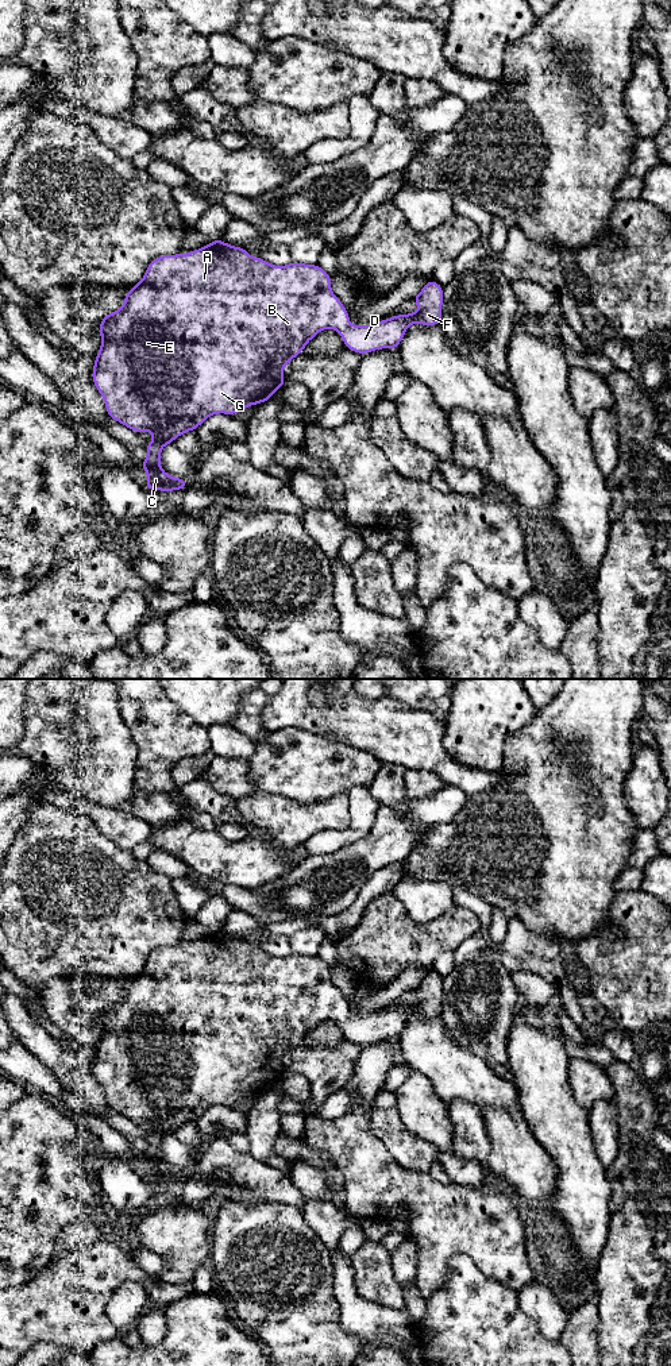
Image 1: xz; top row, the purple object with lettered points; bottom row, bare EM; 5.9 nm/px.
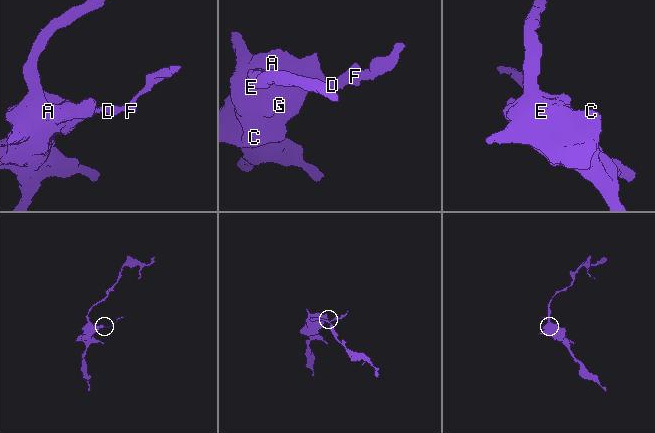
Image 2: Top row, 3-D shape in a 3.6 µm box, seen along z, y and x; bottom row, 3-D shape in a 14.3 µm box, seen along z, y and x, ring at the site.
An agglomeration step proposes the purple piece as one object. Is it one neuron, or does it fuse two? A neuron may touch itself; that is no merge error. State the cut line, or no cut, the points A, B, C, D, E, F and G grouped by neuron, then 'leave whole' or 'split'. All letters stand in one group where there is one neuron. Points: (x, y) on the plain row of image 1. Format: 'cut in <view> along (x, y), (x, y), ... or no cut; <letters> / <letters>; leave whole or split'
no cut; A B C D E F G; leave whole

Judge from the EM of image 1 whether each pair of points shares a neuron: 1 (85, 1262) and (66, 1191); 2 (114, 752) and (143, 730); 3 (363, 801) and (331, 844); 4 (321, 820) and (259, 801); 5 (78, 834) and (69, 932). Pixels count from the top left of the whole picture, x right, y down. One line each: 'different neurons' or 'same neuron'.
1: different neurons
2: different neurons
3: same neuron
4: same neuron
5: same neuron

